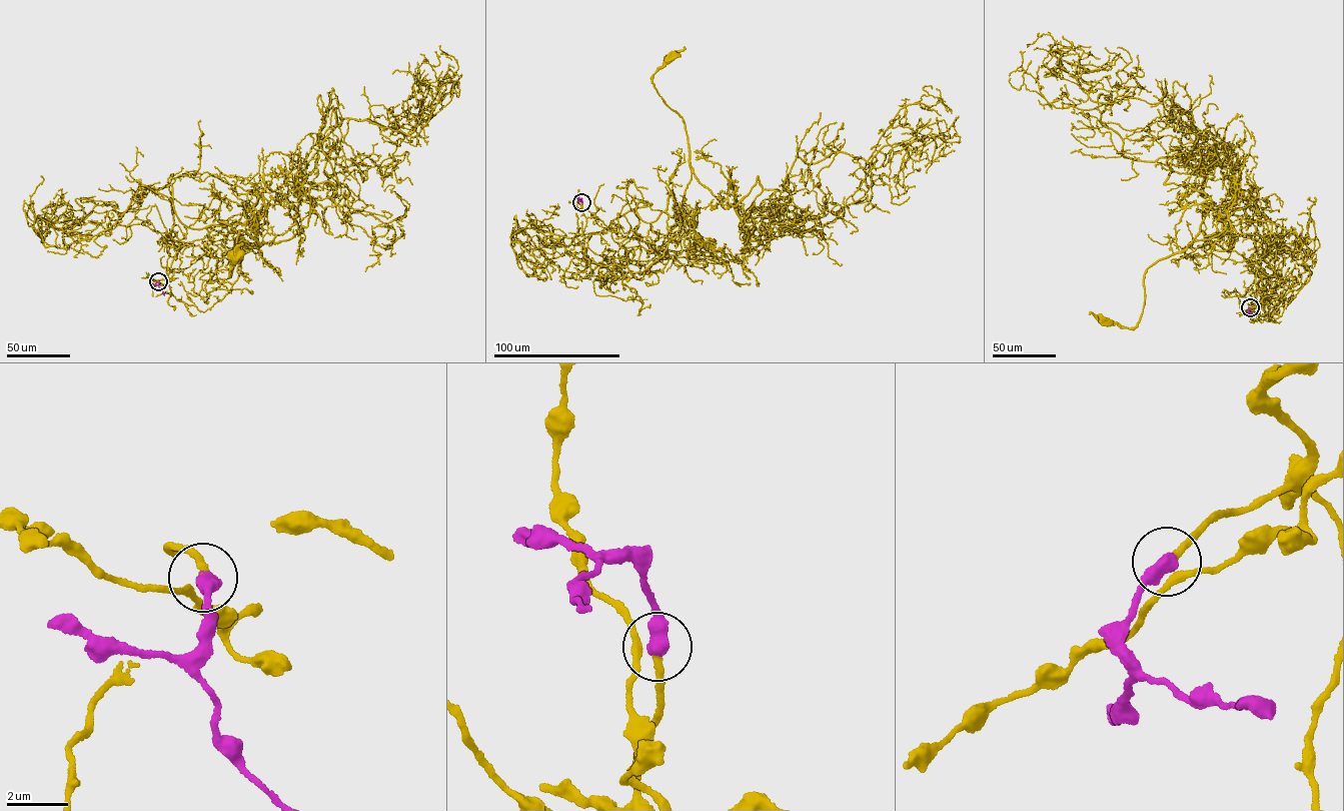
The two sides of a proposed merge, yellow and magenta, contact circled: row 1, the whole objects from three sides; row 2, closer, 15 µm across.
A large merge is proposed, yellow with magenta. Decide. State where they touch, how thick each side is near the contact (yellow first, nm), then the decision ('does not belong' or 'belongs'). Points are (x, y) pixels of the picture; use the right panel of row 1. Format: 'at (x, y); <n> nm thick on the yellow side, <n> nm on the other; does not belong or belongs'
at (1250, 307); 150 nm thick on the yellow side, 550 nm on the other; belongs

